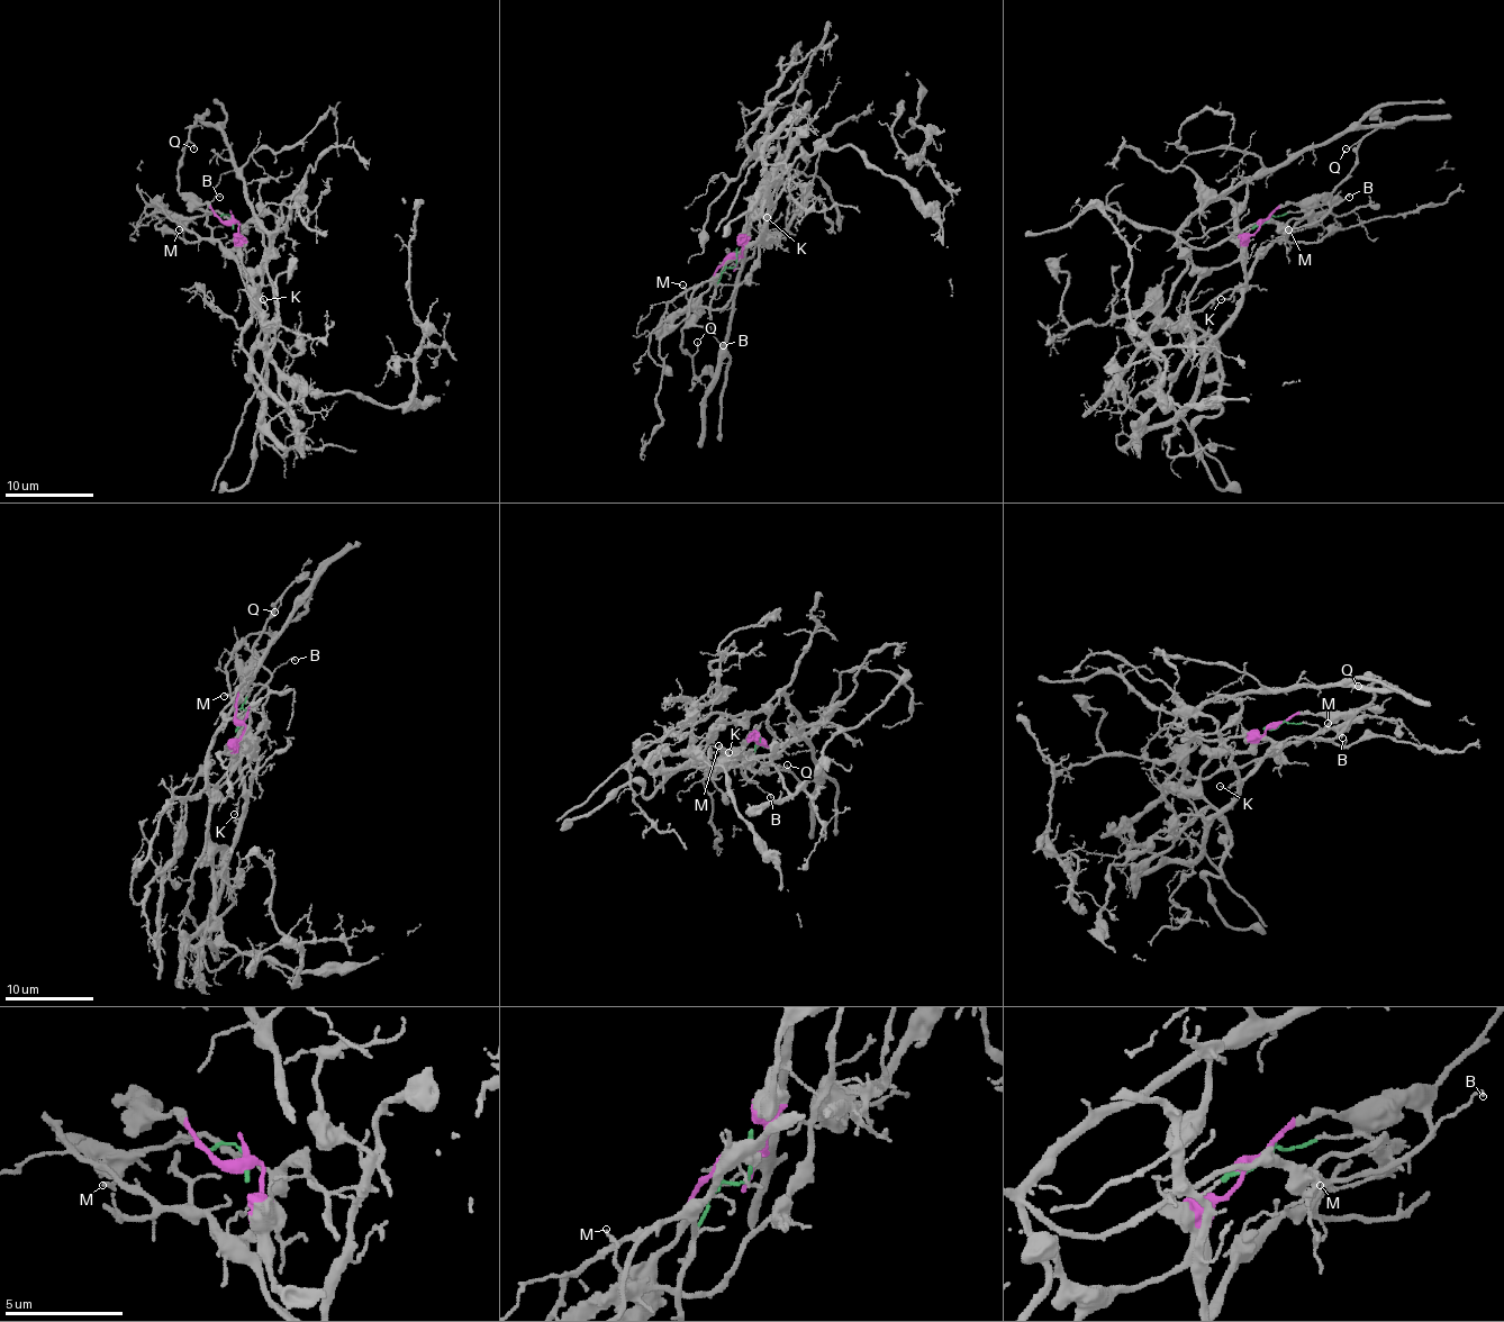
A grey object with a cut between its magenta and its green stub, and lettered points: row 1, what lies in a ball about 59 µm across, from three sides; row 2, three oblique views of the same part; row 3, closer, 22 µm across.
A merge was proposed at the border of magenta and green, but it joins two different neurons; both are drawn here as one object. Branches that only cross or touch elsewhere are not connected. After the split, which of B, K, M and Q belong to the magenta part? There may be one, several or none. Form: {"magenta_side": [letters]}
{"magenta_side": ["B", "K", "Q"]}

